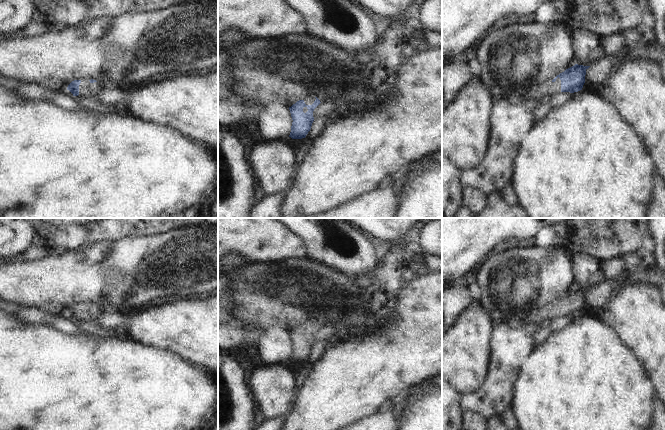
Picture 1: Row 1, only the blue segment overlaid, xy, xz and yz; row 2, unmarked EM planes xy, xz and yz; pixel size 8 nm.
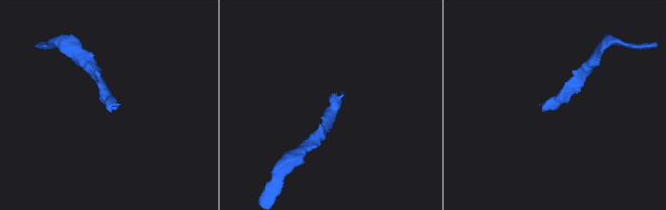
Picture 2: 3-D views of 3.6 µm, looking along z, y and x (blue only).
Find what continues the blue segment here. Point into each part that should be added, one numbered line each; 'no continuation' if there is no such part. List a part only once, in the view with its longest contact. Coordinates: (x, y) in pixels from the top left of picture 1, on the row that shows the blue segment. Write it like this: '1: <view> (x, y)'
1: xz (309, 100)

